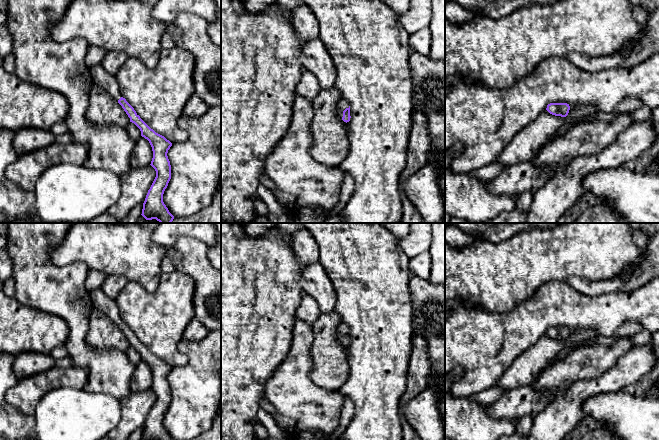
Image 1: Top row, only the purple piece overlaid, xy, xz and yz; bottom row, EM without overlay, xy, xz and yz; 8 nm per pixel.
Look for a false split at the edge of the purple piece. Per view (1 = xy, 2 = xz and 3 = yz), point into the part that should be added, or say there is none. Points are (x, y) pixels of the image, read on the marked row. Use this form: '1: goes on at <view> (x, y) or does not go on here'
1: goes on at xy (100, 77)
2: goes on at xz (342, 104)
3: does not go on here

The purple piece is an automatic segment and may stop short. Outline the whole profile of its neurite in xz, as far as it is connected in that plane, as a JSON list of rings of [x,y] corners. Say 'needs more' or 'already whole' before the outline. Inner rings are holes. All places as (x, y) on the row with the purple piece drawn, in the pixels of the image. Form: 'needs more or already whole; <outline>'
needs more; [[[341,99],[338,102],[338,116],[346,123],[350,121],[350,106],[349,103],[344,99]]]

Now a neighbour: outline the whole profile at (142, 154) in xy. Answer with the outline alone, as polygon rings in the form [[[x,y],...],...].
[[[141,136],[136,142],[131,155],[131,167],[142,168],[151,164],[153,158],[152,147],[147,139]]]

